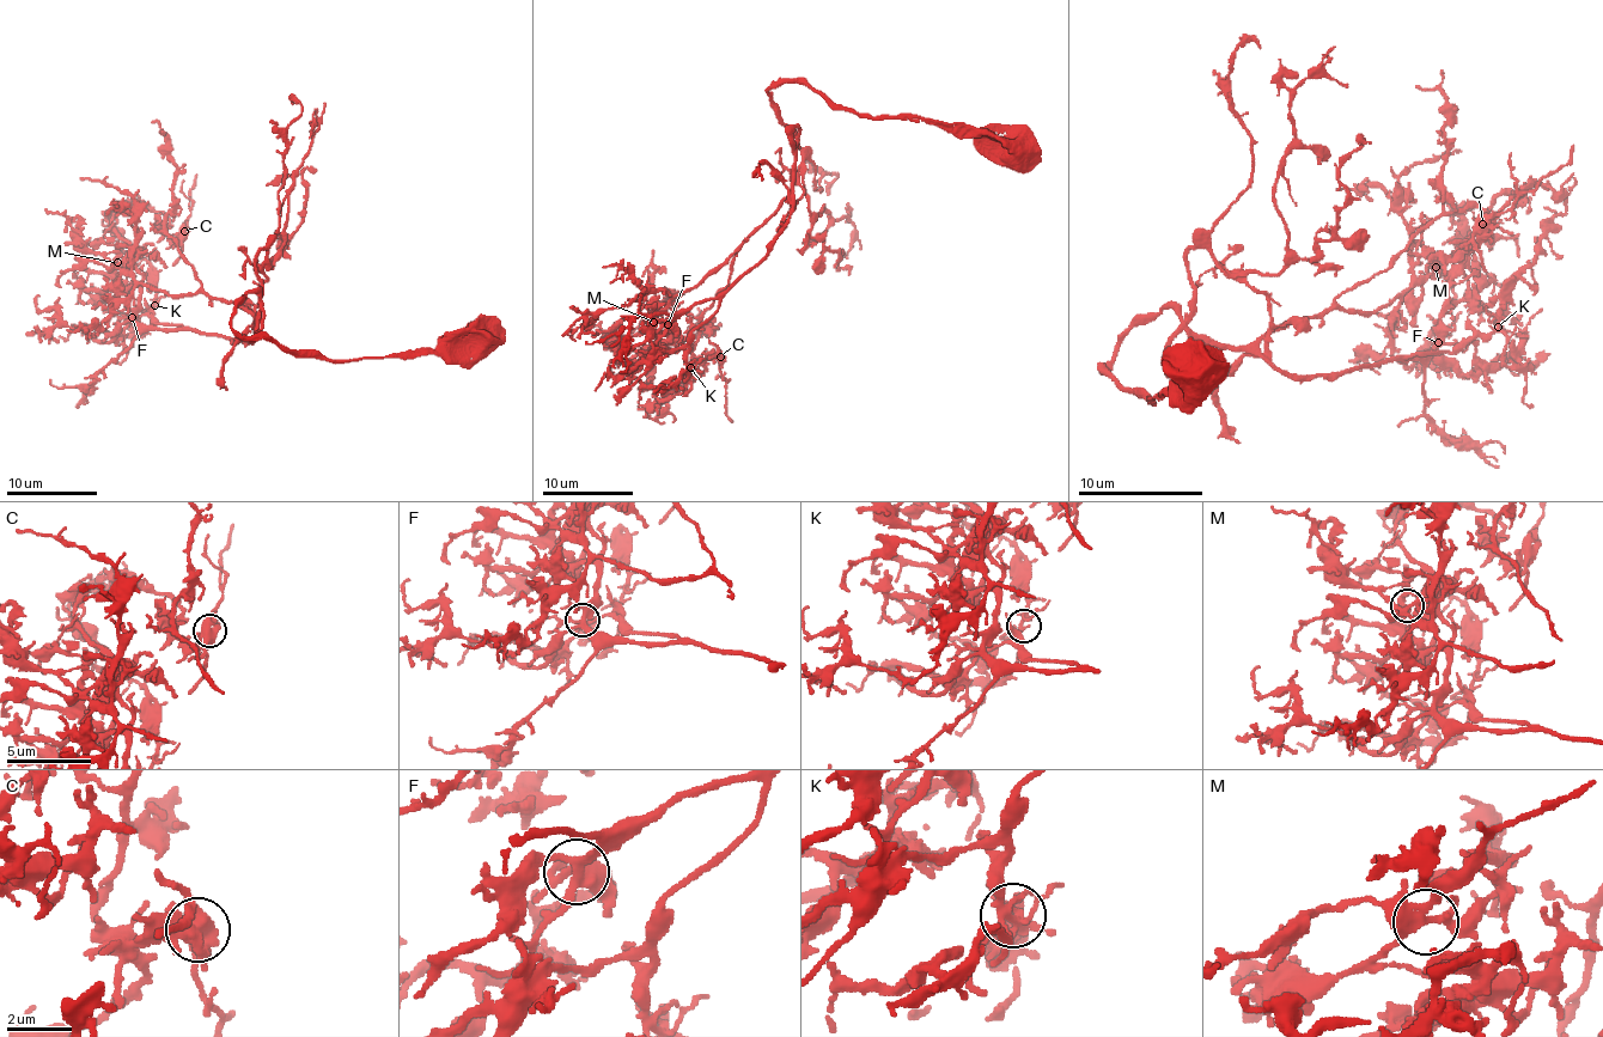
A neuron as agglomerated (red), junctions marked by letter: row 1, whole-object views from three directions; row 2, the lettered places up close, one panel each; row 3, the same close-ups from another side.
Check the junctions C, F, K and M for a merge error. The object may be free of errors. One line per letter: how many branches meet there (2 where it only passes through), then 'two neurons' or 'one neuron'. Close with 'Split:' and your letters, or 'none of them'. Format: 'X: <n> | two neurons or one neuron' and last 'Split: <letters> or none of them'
C: 4 | two neurons
F: 5 | one neuron
K: 7 | one neuron
M: 5 | one neuron
Split: C

